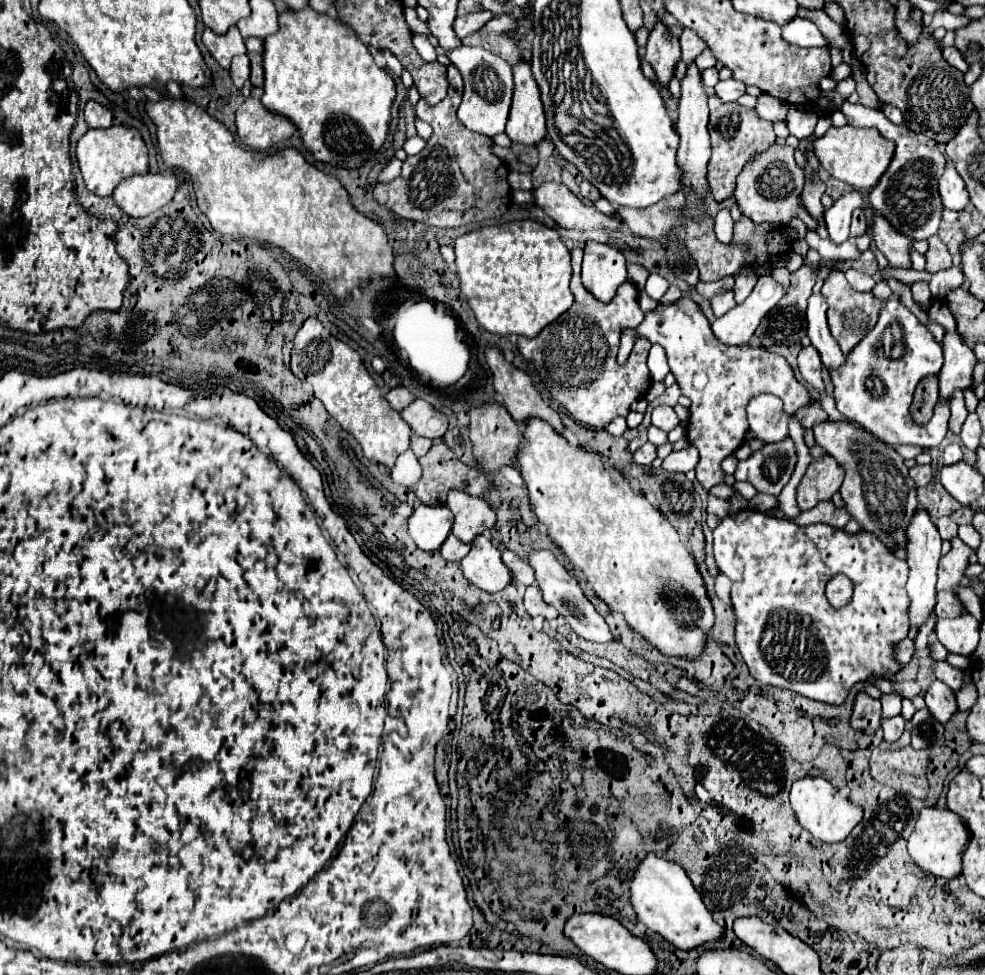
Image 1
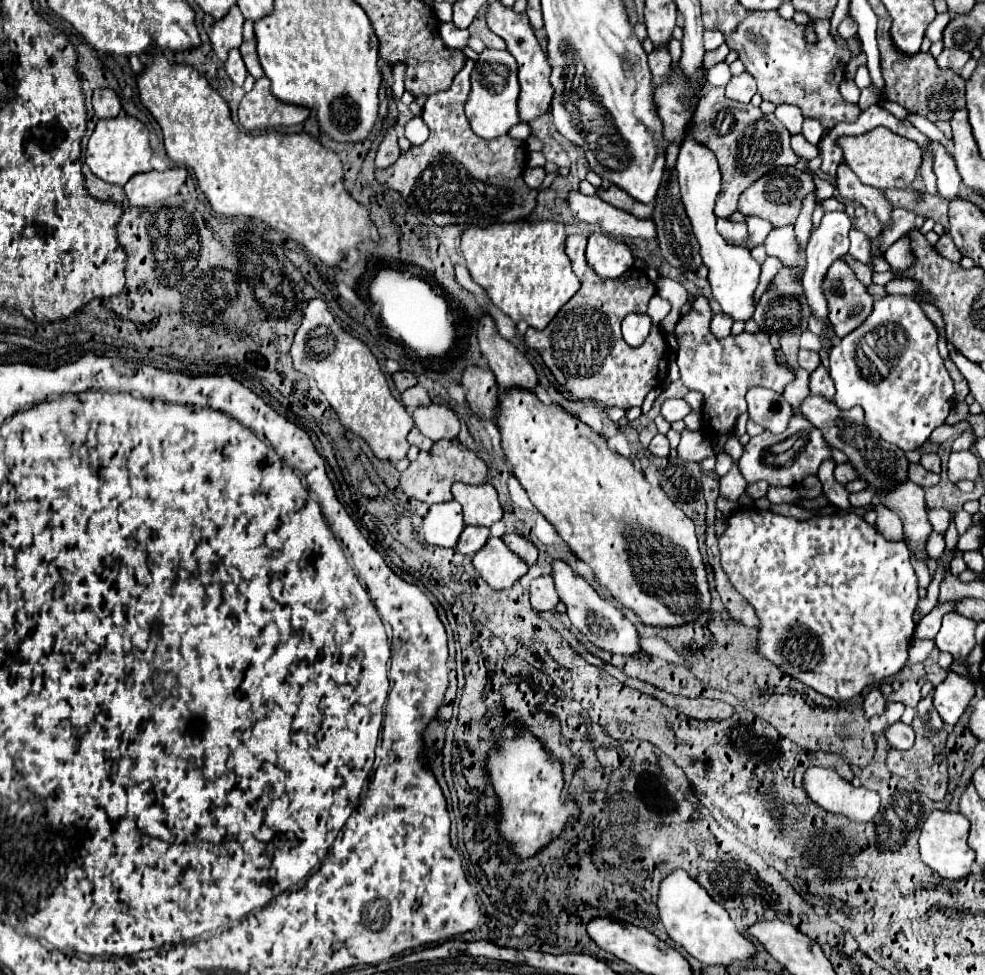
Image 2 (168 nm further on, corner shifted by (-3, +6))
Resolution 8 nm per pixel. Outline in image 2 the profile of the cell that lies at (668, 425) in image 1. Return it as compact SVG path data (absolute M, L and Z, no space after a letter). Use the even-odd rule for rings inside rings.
M667 399L667 401L663 403L663 407L661 407L661 415L663 415L669 423L683 419L689 411L691 411L691 407L689 407L683 399Z

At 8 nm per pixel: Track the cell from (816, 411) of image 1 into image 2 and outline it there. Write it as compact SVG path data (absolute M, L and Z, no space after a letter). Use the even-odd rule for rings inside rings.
M819 365L815 373L811 373L811 393L819 393L827 399L833 399L835 395L835 387L833 387L833 381L829 377L829 369Z

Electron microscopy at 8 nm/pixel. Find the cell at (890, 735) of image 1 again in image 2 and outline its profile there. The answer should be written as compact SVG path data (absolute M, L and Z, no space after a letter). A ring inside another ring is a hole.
M901 721L895 723L895 725L889 725L885 735L887 735L889 745L895 747L895 749L901 749L901 751L907 751L915 743L915 731Z

